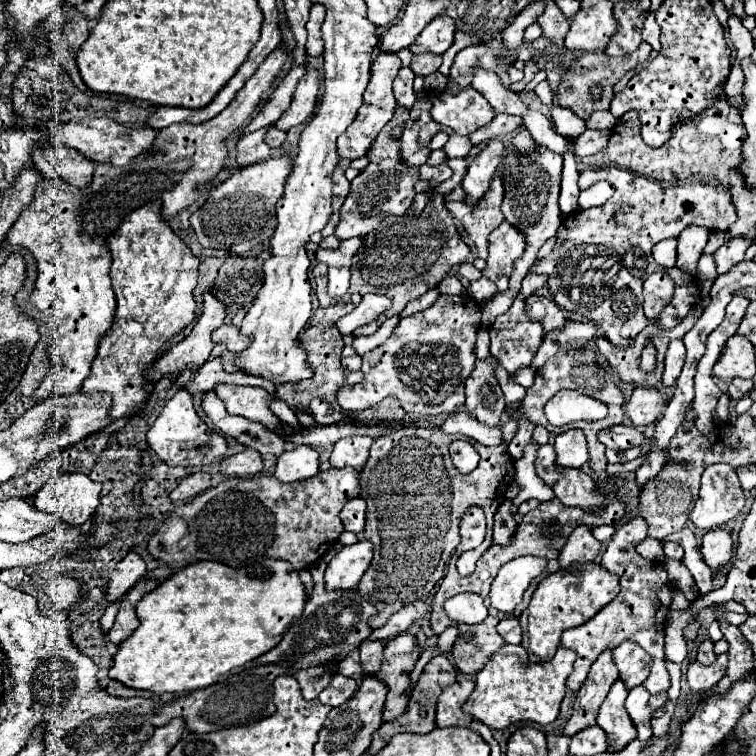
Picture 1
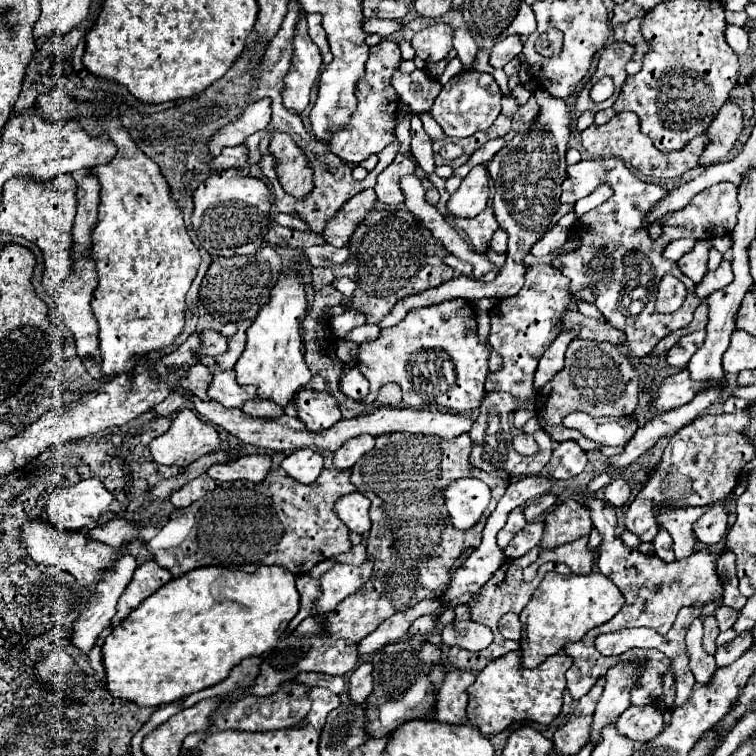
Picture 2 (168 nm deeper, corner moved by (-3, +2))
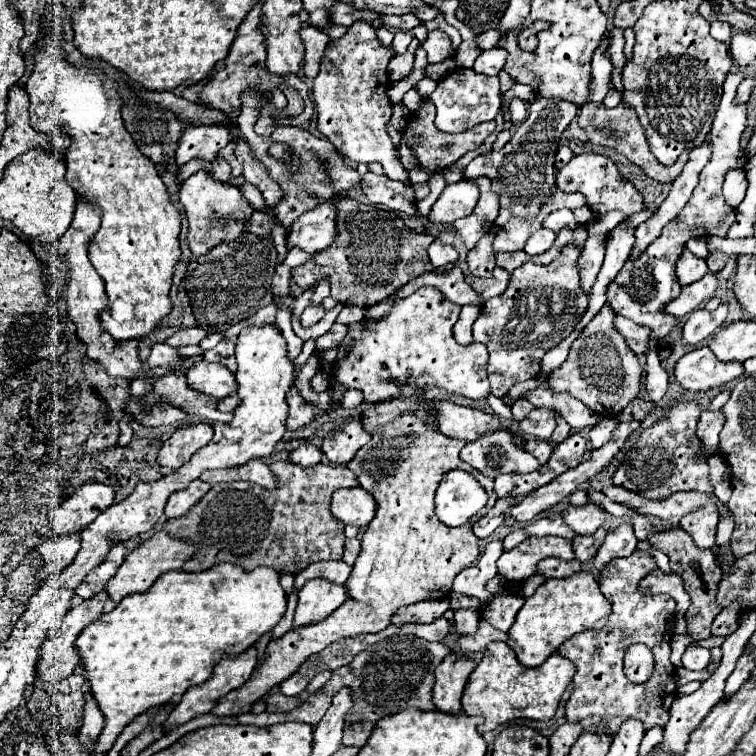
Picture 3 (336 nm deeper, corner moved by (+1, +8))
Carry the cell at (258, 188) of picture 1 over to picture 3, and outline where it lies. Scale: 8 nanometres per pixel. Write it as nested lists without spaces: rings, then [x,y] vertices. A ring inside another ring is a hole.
[[[204,171],[190,175],[182,183],[178,191],[178,201],[182,203],[186,217],[188,217],[188,237],[186,239],[188,239],[192,255],[204,255],[212,247],[240,237],[240,233],[246,231],[246,221],[250,219],[254,211],[238,187],[216,181],[212,179],[210,173],[204,173]]]

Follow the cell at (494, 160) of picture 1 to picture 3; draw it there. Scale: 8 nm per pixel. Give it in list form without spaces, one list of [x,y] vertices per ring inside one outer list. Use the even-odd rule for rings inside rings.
[[[462,179],[454,185],[446,185],[446,189],[438,197],[438,201],[432,205],[428,219],[432,223],[450,225],[460,217],[468,217],[472,213],[472,209],[476,207],[478,195],[480,195],[480,191],[474,181],[468,183]]]

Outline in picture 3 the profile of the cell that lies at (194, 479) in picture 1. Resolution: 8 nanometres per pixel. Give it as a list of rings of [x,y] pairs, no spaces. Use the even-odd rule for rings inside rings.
[[[196,479],[184,491],[178,491],[176,495],[172,495],[166,503],[166,511],[164,511],[166,519],[176,519],[190,513],[190,509],[200,501],[200,497],[208,493],[208,489],[210,489],[208,483]]]

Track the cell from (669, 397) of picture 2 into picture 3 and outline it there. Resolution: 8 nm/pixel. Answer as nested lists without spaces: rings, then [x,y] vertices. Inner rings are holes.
[[[710,347],[686,353],[676,363],[676,381],[688,391],[708,391],[744,375],[740,361],[718,361]]]

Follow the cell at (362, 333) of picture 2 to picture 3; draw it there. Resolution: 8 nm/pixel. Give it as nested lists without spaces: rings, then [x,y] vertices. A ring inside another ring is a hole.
[[[334,323],[332,329],[322,335],[320,339],[316,339],[316,349],[330,349],[330,347],[338,347],[344,339],[344,335],[348,333],[348,327],[342,323]]]

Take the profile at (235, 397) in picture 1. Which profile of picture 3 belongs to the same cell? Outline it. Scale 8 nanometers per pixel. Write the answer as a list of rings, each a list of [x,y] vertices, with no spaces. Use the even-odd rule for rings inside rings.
[[[204,359],[186,369],[186,381],[190,389],[210,395],[214,399],[224,399],[238,389],[234,375],[224,365],[208,363]]]

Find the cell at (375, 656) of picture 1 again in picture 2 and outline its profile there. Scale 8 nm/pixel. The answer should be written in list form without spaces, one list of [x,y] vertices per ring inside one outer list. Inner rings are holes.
[[[360,663],[358,669],[350,675],[348,683],[348,695],[354,703],[364,703],[368,693],[372,693],[372,663]]]

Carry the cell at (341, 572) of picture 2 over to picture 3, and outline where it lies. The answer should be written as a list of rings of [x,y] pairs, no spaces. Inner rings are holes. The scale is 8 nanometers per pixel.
[[[326,579],[308,581],[298,593],[298,605],[294,613],[292,629],[318,623],[334,613],[346,599],[346,589],[342,585],[330,583]]]

